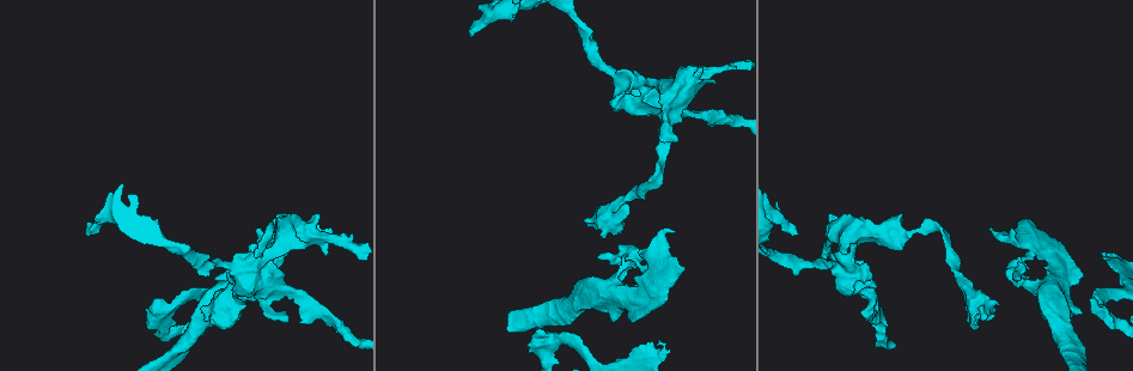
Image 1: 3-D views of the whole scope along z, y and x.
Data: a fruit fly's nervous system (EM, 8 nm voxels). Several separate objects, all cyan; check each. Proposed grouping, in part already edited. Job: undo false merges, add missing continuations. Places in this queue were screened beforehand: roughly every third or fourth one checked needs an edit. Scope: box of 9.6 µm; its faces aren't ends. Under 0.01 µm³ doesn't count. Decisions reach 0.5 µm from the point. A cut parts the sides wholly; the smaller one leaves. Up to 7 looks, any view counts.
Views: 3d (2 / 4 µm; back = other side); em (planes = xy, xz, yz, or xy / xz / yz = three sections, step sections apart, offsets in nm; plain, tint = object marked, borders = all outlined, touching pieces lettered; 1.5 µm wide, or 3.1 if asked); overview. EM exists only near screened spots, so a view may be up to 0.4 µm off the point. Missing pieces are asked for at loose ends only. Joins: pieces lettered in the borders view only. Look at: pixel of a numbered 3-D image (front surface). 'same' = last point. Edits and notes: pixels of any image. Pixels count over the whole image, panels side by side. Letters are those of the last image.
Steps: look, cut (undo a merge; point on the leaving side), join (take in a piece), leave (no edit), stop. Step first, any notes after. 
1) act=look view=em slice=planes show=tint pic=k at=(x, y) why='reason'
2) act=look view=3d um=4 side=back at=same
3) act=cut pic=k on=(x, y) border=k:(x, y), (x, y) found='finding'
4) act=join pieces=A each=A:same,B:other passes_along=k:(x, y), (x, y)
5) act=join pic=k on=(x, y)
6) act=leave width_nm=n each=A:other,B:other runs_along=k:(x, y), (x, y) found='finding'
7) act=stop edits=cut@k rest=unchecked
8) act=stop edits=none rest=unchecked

act=look view=em slice=planes show=borders pic=1 at=(827, 264) why='thick turns thin'

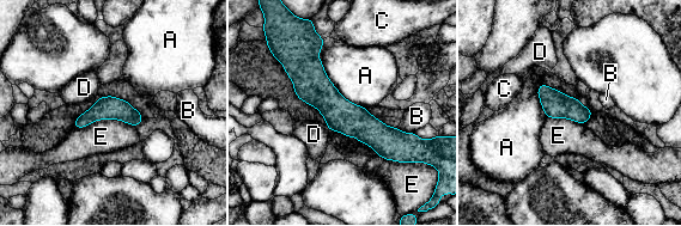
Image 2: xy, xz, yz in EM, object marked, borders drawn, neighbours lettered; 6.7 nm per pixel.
act=leave width_nm=160 each=A:other,B:other,C:other,D:other,E:other border=2:(134, 126), (95, 120), (74, 128) found='continuous, no second neuron'

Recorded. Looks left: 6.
act=look view=3d um=4 pic=1 at=(701, 72) why='branch stops here'

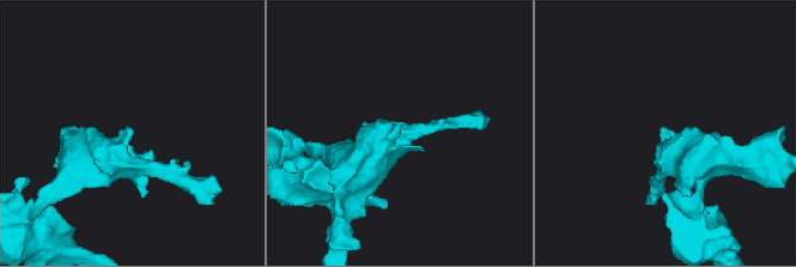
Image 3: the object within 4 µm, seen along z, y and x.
act=look view=em slice=planes show=borders pic=3 at=(399, 130) why='need the tissue'

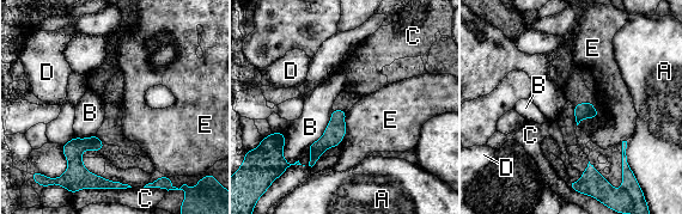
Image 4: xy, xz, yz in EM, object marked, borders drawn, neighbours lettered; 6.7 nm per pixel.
act=leave each=A:other,B:other,C:other,D:other,E:other border=4:(347, 111), (345, 135), (339, 144) found='none of them fits'

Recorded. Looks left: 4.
act=look view=em slice=planes show=borders pic=1 at=(1101, 254) why='an open end'

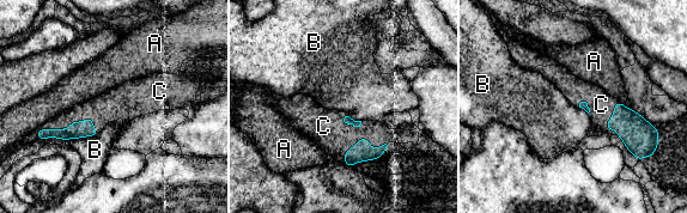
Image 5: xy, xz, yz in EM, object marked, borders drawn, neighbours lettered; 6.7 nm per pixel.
act=join pieces=C each=A:other,B:other,C:same passes_along=5:(77, 129), (70, 123), (104, 110) found='it goes on there'

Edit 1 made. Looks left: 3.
act=stop edits=join@5 rest=unchecked

